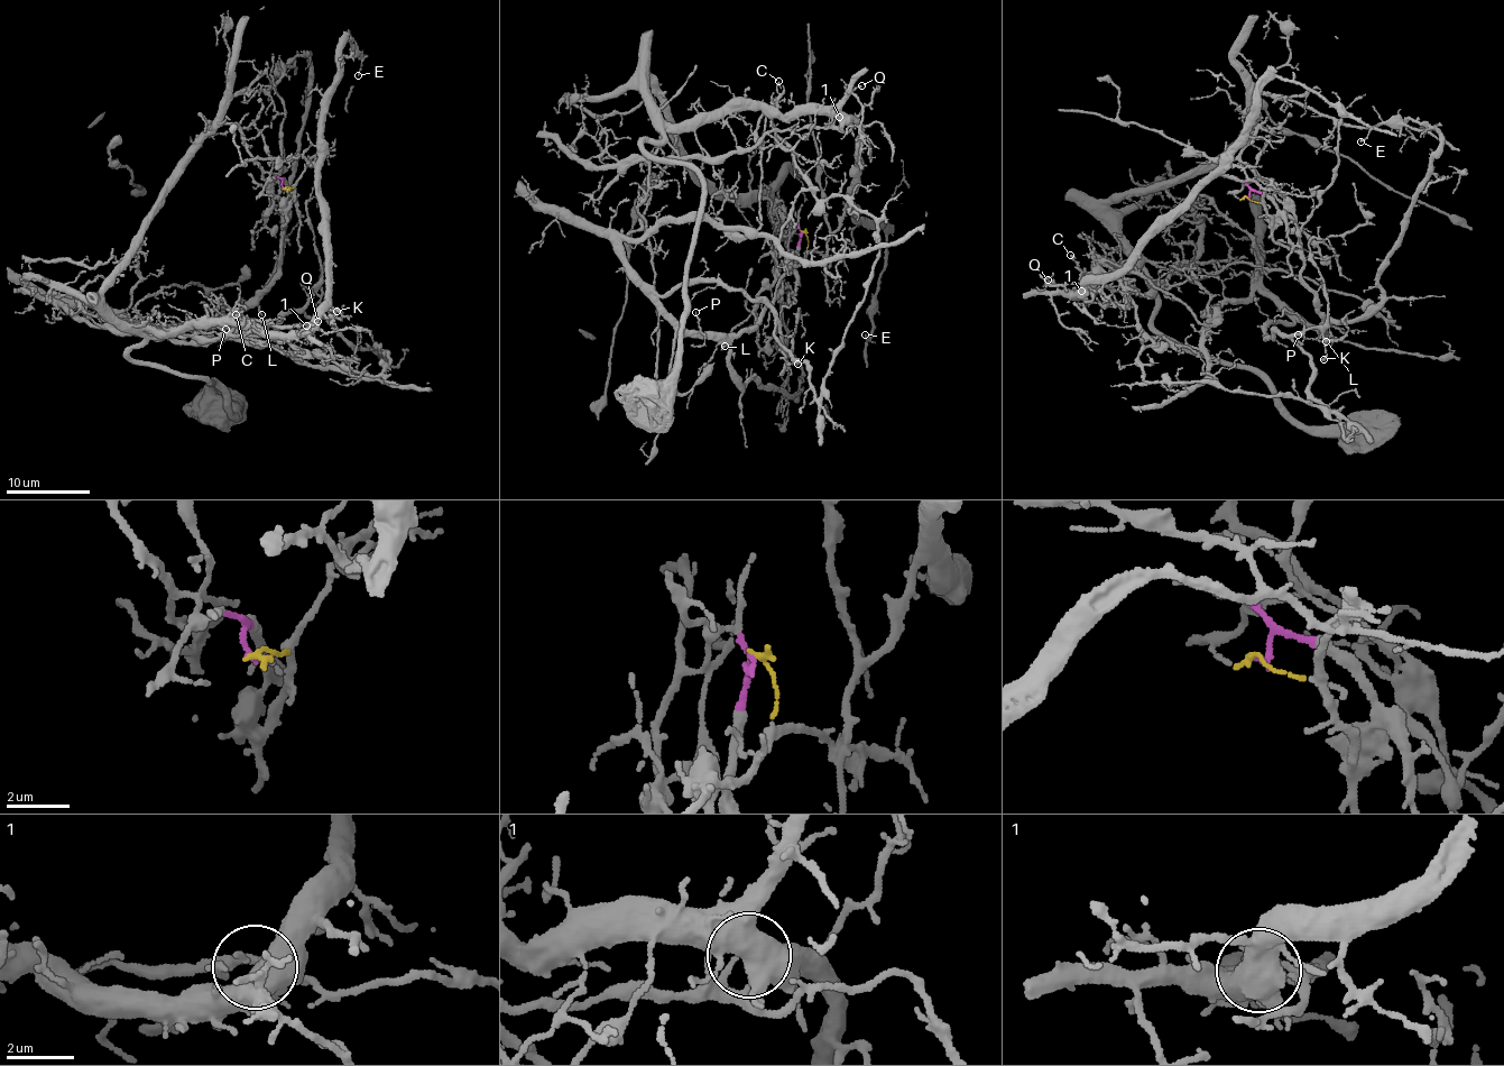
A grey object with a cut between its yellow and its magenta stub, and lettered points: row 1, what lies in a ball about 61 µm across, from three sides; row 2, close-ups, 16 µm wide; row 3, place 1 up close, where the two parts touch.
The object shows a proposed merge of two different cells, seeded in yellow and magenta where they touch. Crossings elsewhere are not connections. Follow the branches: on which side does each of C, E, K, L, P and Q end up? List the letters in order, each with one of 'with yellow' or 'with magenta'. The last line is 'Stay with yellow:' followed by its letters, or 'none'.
C: with magenta
E: with magenta
K: with yellow
L: with yellow
P: with yellow
Q: with magenta
Stay with yellow: K, L, P

